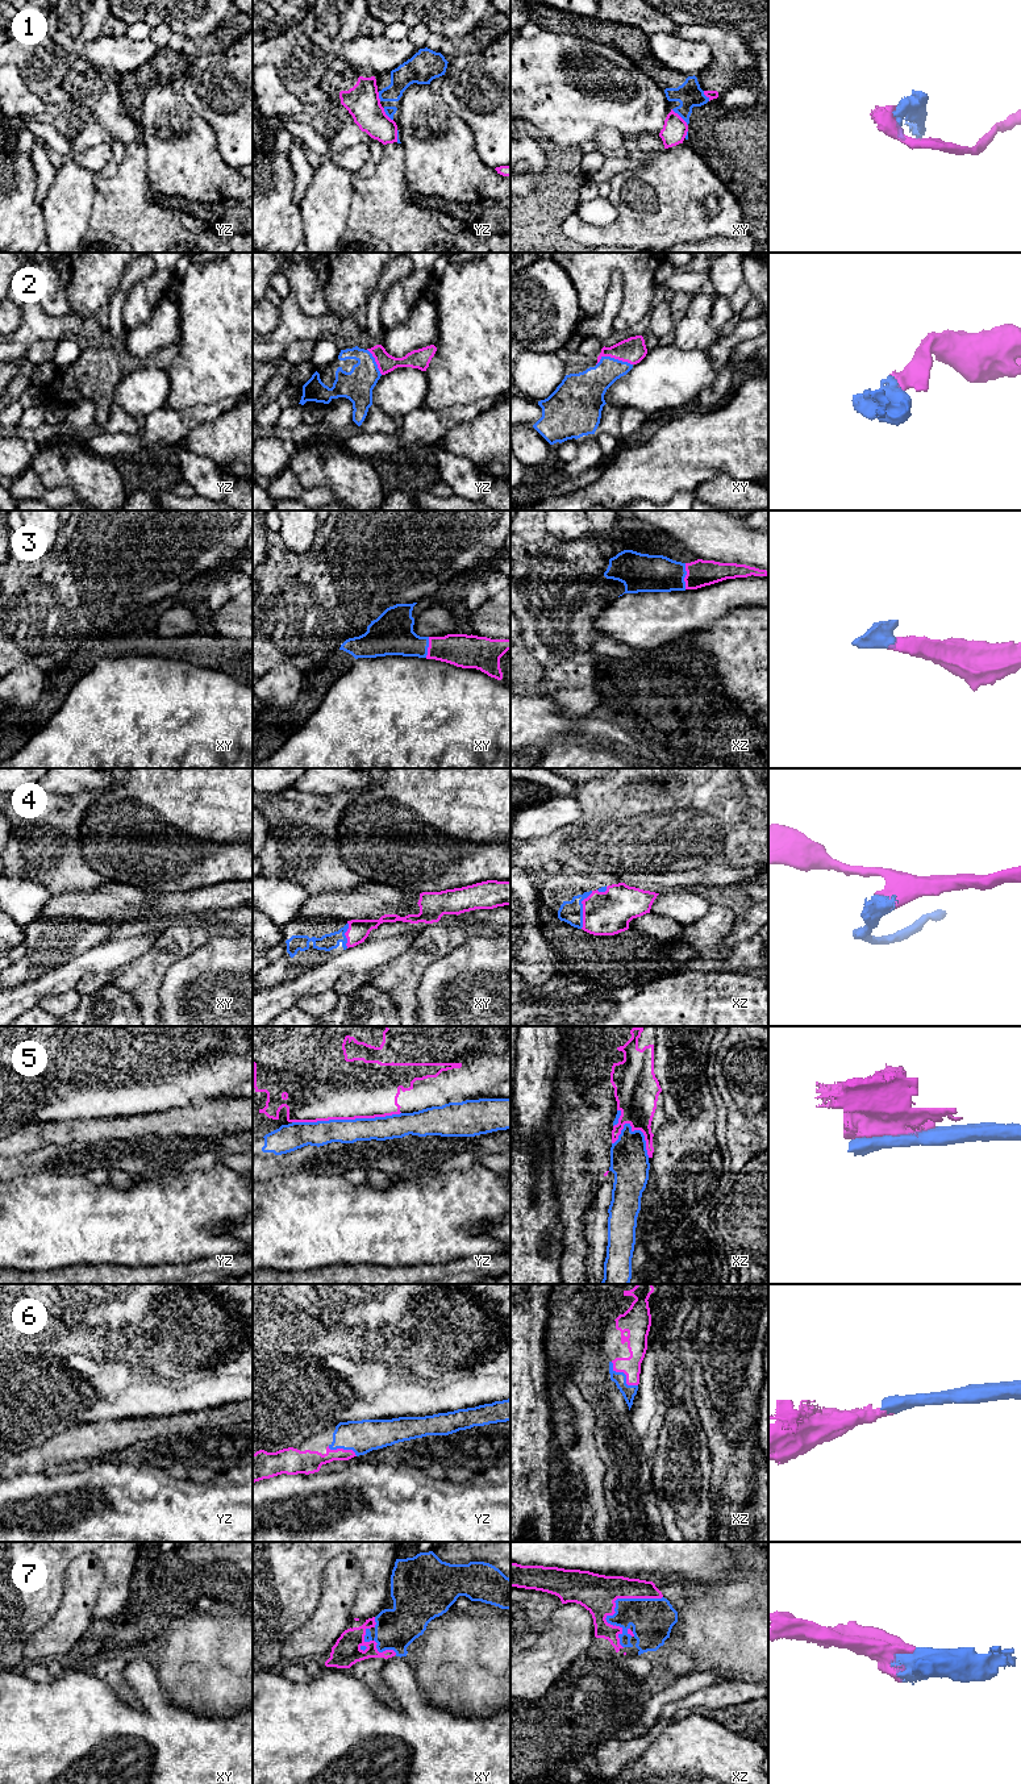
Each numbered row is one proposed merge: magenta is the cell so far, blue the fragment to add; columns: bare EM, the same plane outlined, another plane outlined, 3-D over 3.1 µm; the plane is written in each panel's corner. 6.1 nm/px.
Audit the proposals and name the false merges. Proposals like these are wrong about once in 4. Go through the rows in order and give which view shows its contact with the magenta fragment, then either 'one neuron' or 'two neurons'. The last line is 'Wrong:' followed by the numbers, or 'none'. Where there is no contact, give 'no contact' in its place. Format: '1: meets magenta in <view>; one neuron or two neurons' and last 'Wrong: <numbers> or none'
1: meets magenta in xy; two neurons
2: meets magenta in xy; one neuron
3: meets magenta in xz; one neuron
4: meets magenta in xz; one neuron
5: meets magenta in yz; two neurons
6: meets magenta in xz; one neuron
7: meets magenta in xz; one neuron
Wrong: 1, 5

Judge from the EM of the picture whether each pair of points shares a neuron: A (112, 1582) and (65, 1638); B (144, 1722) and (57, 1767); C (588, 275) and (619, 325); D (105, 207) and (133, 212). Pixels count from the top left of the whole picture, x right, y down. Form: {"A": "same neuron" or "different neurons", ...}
{"A": "different neurons", "B": "same neuron", "C": "same neuron", "D": "same neuron"}

